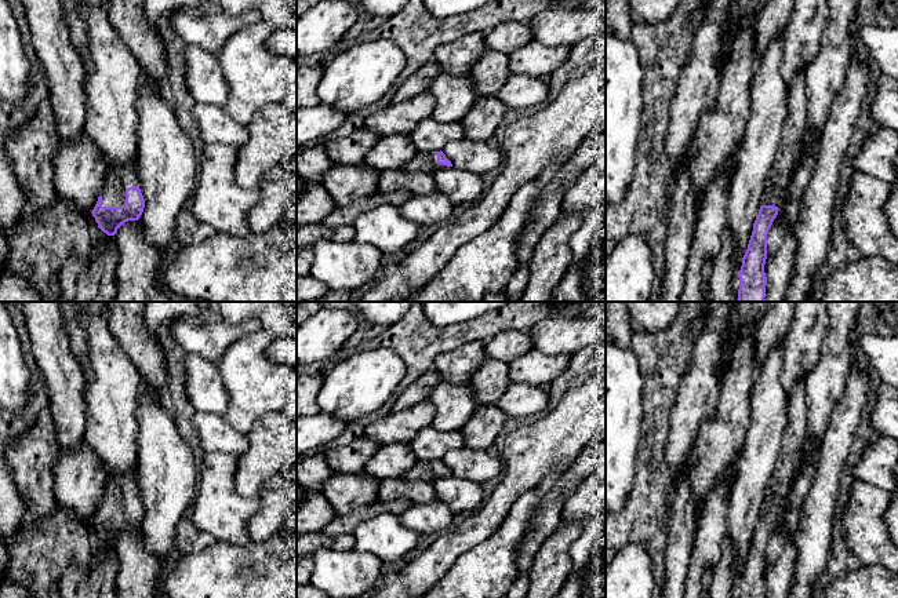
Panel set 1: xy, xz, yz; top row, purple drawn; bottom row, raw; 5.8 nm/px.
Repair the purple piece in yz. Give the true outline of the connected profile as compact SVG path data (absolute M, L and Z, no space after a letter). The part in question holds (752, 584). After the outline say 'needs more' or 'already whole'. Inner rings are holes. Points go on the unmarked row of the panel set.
M800 379L790 390L789 420L785 427L774 475L766 489L761 515L753 532L748 558L742 566L742 575L738 581L739 598L766 598L767 586L764 573L767 568L767 543L782 514L793 484L796 467L801 460L807 416L806 382Z; needs more

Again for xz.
M441 459L432 462L418 460L414 467L404 474L404 478L408 481L425 481L432 484L447 475L452 475L452 473Z; needs more

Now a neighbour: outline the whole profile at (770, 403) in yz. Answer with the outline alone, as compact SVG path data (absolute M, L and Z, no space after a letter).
M784 342L768 353L752 391L752 422L737 463L727 513L735 566L744 566L748 558L789 420L790 394L781 383L782 371Z

